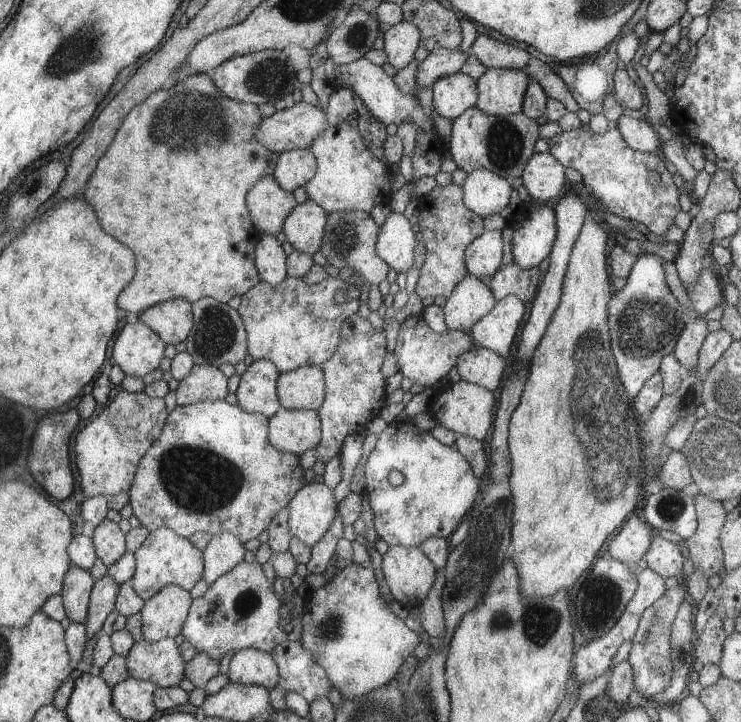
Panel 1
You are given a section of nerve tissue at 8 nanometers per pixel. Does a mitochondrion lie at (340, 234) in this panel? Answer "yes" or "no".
yes

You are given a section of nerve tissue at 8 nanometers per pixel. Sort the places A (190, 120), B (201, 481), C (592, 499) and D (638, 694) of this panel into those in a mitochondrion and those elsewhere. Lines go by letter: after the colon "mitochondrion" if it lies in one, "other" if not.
A: mitochondrion
B: mitochondrion
C: mitochondrion
D: other

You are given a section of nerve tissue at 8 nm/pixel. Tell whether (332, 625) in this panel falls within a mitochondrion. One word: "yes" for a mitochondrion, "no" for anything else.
yes

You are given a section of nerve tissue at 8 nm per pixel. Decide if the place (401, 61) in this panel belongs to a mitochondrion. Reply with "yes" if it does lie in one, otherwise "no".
no

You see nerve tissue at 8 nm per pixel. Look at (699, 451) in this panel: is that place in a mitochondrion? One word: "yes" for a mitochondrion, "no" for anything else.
yes

